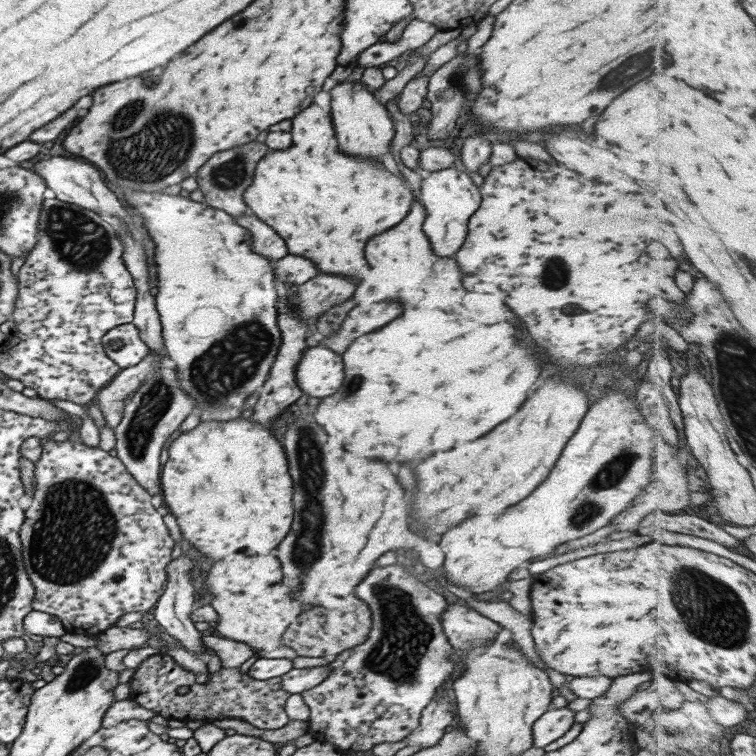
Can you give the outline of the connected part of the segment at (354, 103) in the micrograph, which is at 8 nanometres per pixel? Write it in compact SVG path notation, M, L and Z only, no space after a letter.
M350 79L337 83L332 90L330 90L331 96L331 117L333 122L334 134L340 144L340 150L342 152L348 152L348 154L354 154L354 156L364 156L366 160L382 161L384 156L391 152L392 137L394 136L394 127L392 119L388 114L385 105L382 105L376 97L366 90L367 86L362 84L354 84L350 82Z

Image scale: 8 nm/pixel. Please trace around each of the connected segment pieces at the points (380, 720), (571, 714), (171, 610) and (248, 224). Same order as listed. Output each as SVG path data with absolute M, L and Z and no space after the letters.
M401 558L392 566L374 567L355 586L357 597L370 607L371 630L366 642L341 652L328 664L331 671L326 679L301 693L310 709L308 730L316 740L361 754L369 753L375 744L381 742L400 742L418 728L422 711L432 702L437 688L444 687L456 672L455 649L445 636L441 623L448 603L433 584L424 584L414 577L413 571L416 574L419 570L420 567L414 567Z
M568 707L549 708L532 727L533 745L538 748L548 746L550 742L564 736L575 720L575 712Z
M180 555L174 558L166 569L168 570L168 581L166 586L155 604L155 619L166 628L166 633L174 637L179 643L178 646L193 652L197 655L206 654L210 648L206 648L203 644L203 636L191 619L192 606L194 606L194 586L192 585L192 578L190 578L190 571L194 567L194 561L190 559L189 555Z
M252 212L237 216L235 221L251 232L252 246L255 253L268 260L280 260L289 253L284 239L261 218Z

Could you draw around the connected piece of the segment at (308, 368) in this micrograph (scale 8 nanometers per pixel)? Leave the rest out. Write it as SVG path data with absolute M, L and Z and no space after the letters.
M321 344L304 351L295 372L302 392L320 399L332 396L341 388L344 374L342 357Z

